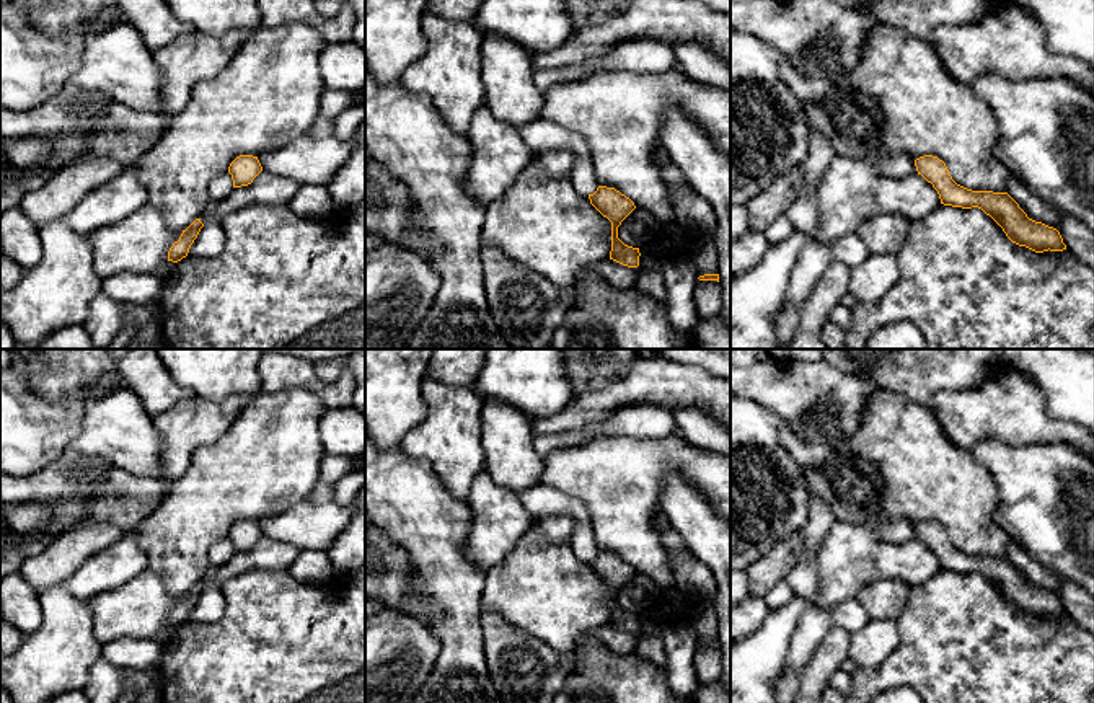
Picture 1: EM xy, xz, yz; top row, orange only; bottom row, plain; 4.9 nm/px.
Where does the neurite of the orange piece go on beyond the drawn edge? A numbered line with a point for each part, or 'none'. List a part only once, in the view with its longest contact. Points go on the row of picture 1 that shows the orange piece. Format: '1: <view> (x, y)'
none

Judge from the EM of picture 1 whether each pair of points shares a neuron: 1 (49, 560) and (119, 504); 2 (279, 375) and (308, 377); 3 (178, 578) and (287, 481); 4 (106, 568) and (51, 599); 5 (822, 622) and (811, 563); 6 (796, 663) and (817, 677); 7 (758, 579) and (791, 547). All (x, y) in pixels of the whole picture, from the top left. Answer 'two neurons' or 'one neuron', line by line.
1: two neurons
2: one neuron
3: one neuron
4: two neurons
5: one neuron
6: two neurons
7: one neuron

